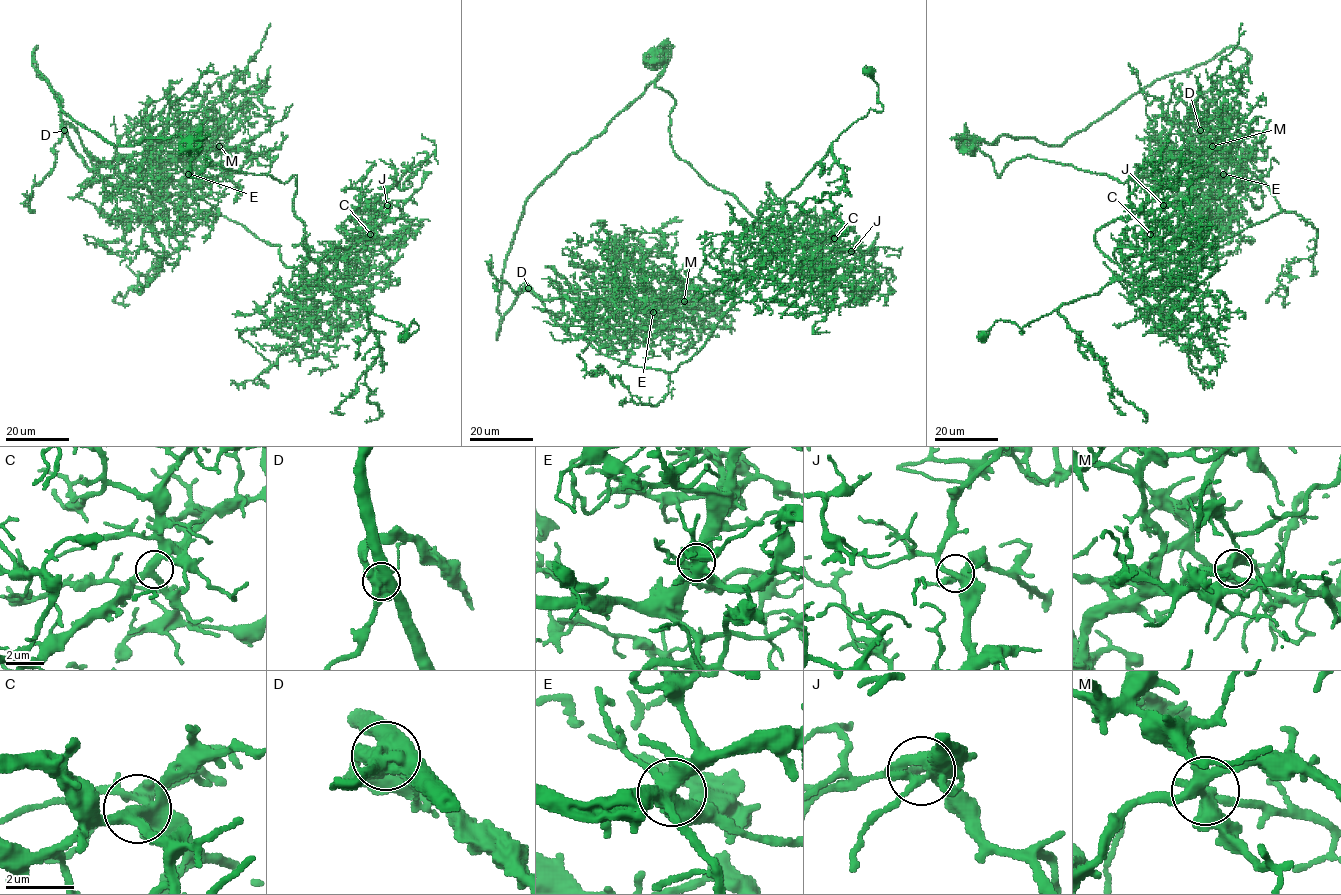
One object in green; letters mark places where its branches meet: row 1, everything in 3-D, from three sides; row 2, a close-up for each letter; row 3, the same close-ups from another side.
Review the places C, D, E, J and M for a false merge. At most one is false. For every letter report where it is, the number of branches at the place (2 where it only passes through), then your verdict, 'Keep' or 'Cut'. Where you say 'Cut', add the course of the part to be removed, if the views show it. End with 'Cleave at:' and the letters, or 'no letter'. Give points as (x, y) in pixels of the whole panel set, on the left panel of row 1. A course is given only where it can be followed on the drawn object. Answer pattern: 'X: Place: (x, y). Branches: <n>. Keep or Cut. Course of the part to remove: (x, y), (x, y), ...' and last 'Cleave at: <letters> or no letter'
C: Place: (370, 234). Branches: 4. Keep
D: Place: (64, 130). Branches: 5. Cut. Course of the part to remove: (63, 130), (360, 302), (379, 354), (366, 420)
E: Place: (188, 174). Branches: 5. Keep
J: Place: (387, 205). Branches: 5. Keep
M: Place: (219, 146). Branches: 6. Keep
Cleave at: D

